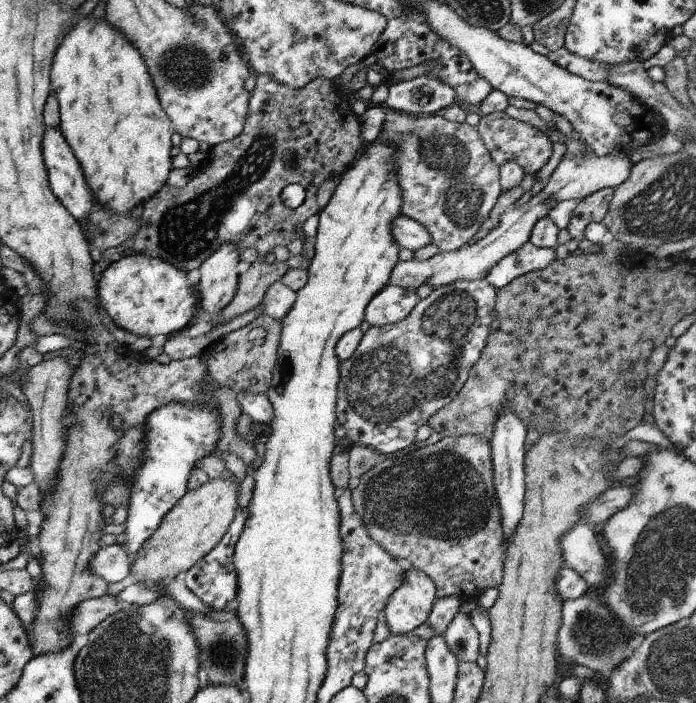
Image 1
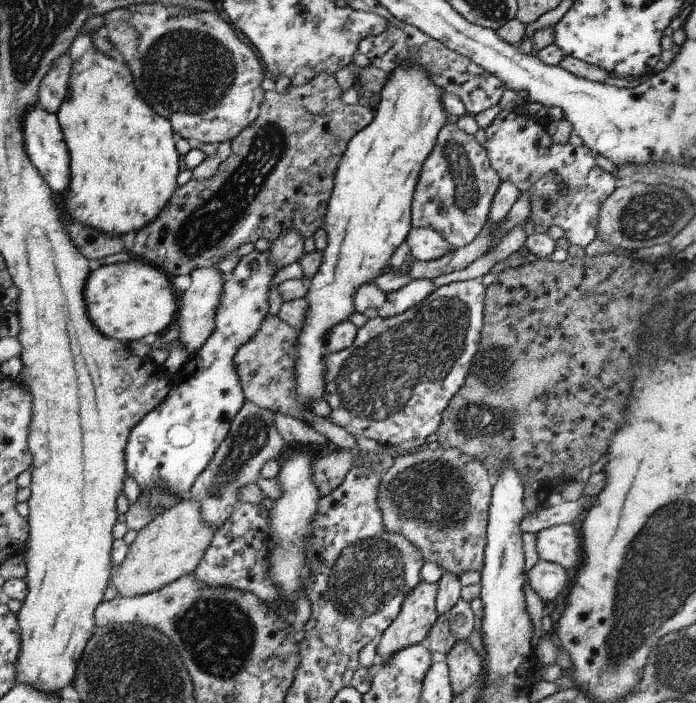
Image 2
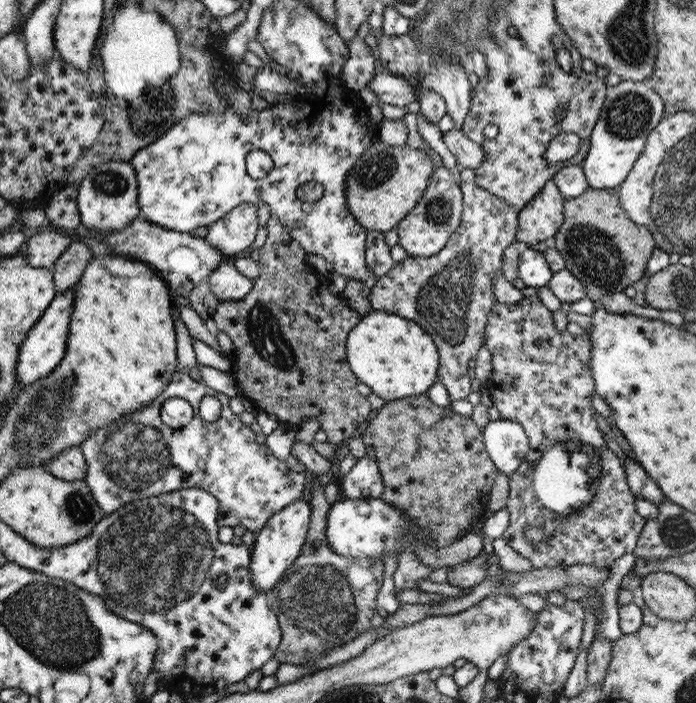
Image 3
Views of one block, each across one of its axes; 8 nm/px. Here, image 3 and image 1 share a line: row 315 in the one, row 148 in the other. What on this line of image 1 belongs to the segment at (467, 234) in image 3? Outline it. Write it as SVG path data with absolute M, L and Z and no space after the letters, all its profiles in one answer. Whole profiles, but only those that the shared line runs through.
M387 110L386 119L381 126L379 136L388 138L390 144L396 144L398 156L396 178L402 190L402 213L416 220L428 230L432 243L441 251L452 252L461 249L472 236L476 236L484 220L502 194L499 179L499 166L492 160L477 127L468 123L454 123L440 115L421 115L420 117Z

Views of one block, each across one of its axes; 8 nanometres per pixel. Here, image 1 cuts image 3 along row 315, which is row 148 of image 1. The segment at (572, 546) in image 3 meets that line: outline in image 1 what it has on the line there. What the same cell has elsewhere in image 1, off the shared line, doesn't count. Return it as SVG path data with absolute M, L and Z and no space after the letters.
M504 111L492 112L480 117L477 126L478 132L490 152L492 160L502 168L506 162L514 160L520 168L524 169L525 175L536 174L548 164L553 151L553 142L545 133L535 128L530 123L513 120Z

